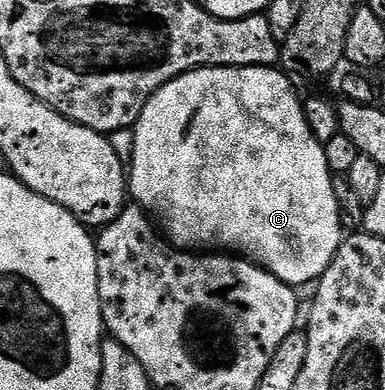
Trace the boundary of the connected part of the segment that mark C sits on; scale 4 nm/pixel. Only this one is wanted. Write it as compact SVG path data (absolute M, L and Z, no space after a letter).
M211 67L193 69L191 73L172 79L144 107L138 124L134 126L134 161L128 167L128 193L139 206L156 222L167 241L175 249L183 251L229 251L239 258L253 261L261 269L266 269L285 285L301 287L317 282L322 272L332 263L340 247L344 230L340 221L337 197L333 191L333 176L328 167L328 159L323 145L308 131L304 119L302 101L294 94L291 78L285 72L274 67L264 69L231 69L229 67Z

